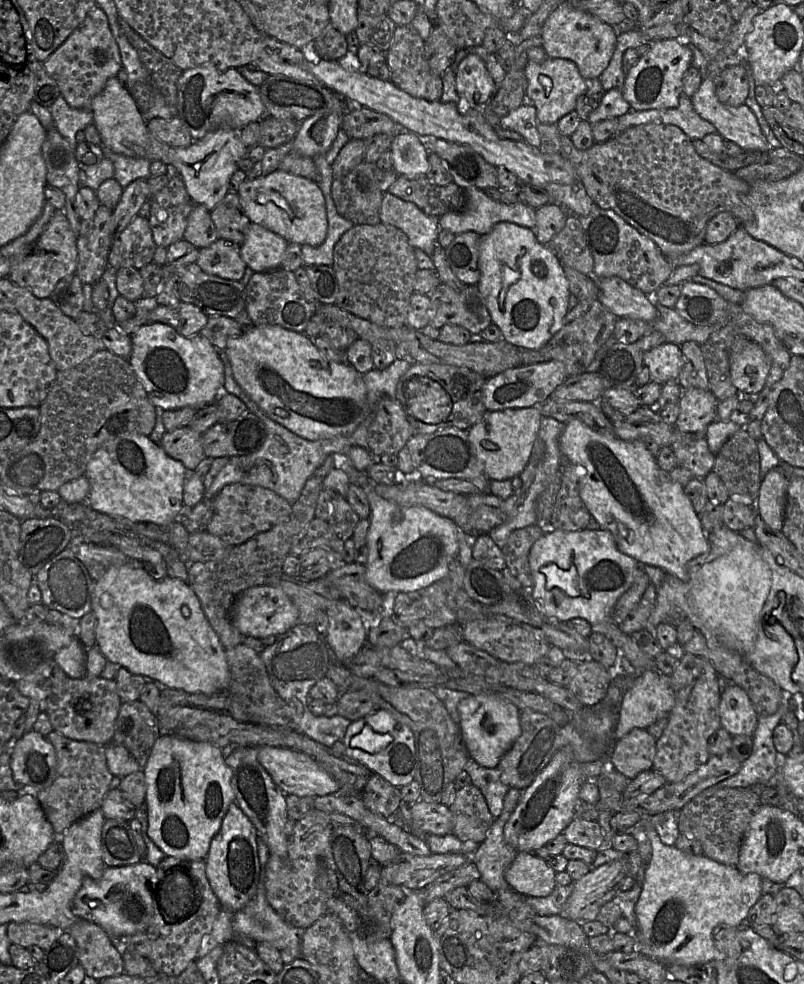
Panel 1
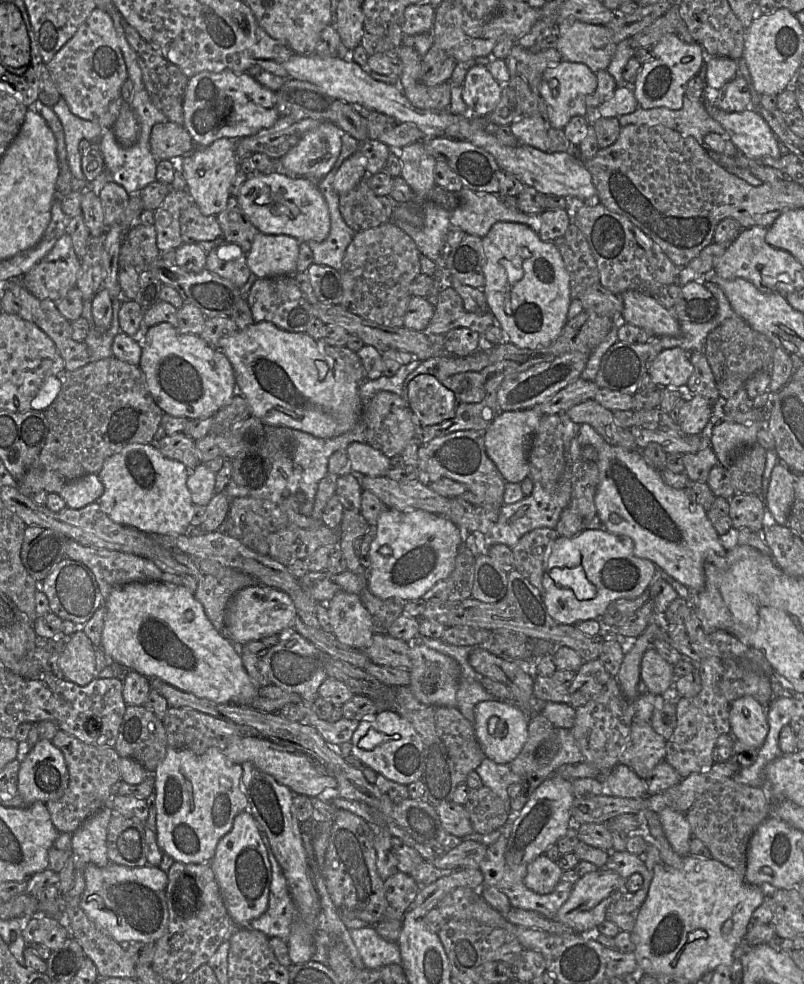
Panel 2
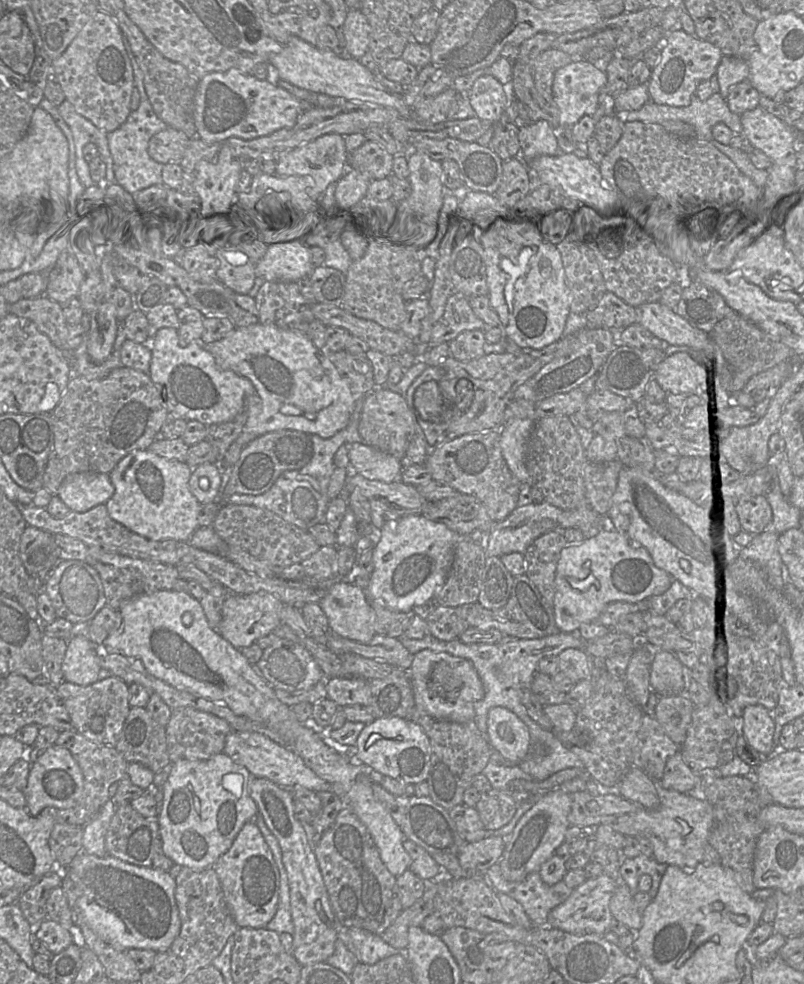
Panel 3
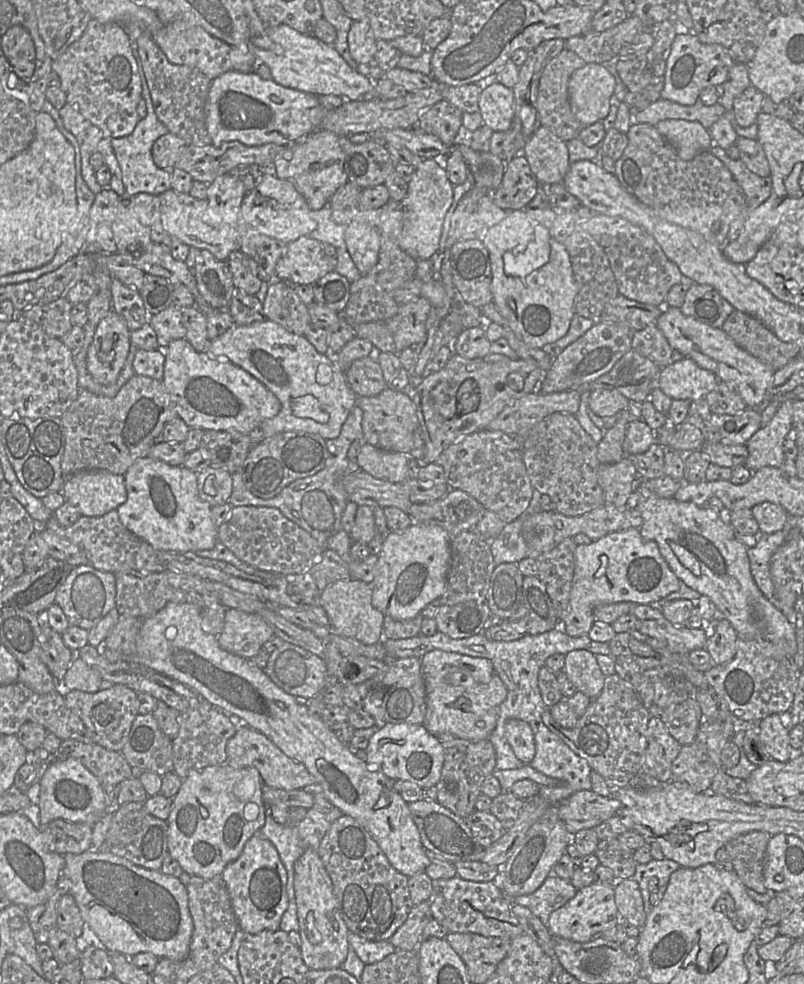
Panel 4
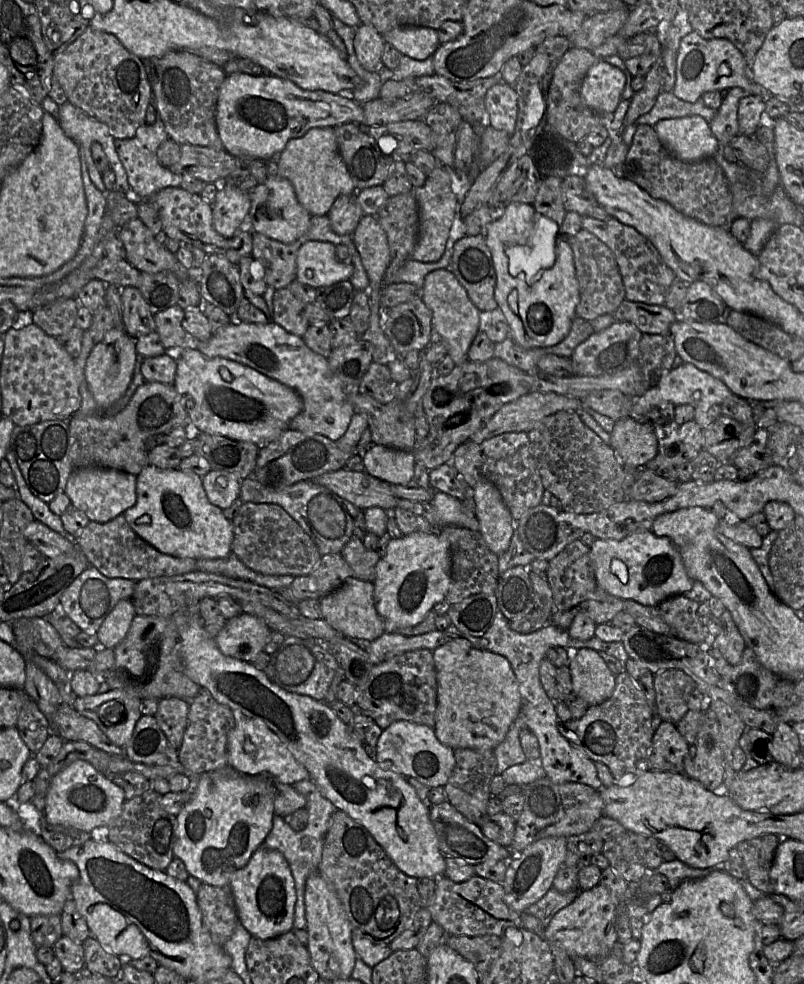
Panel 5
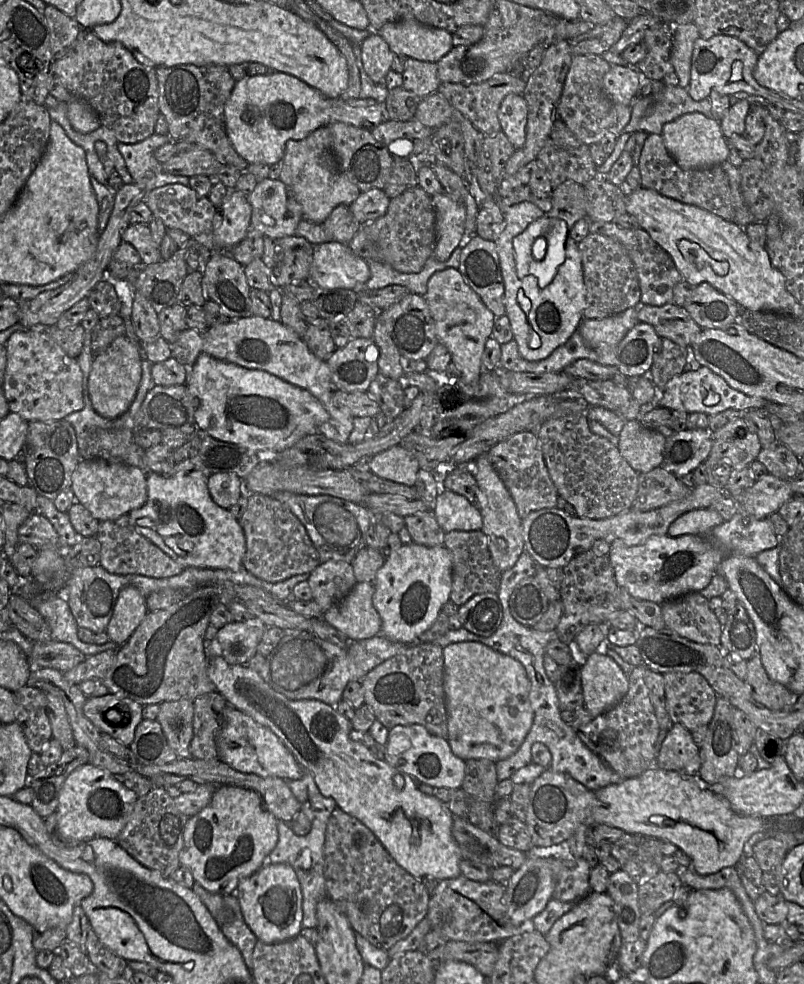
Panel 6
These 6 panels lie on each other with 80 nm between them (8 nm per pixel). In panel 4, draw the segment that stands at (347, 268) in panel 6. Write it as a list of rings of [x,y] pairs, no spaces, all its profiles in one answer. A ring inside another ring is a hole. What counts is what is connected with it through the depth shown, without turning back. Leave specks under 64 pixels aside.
[[[302,236],[287,244],[285,255],[276,264],[276,275],[289,284],[311,284],[335,271],[336,257],[327,257],[322,243]]]

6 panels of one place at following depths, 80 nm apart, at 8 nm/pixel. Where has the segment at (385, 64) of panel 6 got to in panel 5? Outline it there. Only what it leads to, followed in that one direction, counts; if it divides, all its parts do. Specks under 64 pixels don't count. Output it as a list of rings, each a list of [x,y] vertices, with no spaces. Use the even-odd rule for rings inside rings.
[[[360,24],[356,27],[353,44],[357,59],[363,69],[378,73],[384,67],[382,54],[386,42],[372,26]]]

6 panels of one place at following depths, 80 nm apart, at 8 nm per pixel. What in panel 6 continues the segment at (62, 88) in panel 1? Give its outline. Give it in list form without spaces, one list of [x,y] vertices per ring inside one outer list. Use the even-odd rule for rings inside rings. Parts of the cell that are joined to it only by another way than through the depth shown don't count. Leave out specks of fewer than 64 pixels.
[[[84,30],[62,56],[56,57],[54,75],[73,97],[86,102],[98,115],[101,124],[111,130],[119,142],[134,144],[143,141],[155,132],[160,115],[159,88],[155,69],[139,63],[133,54],[119,42],[105,42],[92,30]]]

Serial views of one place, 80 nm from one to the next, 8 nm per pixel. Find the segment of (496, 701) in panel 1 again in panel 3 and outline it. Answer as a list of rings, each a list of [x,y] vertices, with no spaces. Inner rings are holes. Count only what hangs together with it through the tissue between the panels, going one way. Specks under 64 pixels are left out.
[[[504,707],[489,710],[486,734],[492,749],[511,762],[525,760],[533,744],[527,725]]]

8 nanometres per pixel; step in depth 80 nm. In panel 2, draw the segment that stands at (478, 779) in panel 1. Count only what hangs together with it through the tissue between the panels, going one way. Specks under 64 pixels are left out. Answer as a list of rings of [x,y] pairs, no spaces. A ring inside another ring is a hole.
[[[485,758],[475,770],[481,777],[483,786],[490,788],[504,802],[510,804],[508,787],[513,783],[521,783],[522,778],[511,771],[508,764],[498,764]]]

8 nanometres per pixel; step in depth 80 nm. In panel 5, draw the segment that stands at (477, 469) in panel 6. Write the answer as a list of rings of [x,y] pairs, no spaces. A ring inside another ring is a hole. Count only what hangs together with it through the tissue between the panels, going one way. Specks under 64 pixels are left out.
[[[479,480],[473,490],[479,532],[488,548],[499,556],[509,548],[516,522],[493,483]]]

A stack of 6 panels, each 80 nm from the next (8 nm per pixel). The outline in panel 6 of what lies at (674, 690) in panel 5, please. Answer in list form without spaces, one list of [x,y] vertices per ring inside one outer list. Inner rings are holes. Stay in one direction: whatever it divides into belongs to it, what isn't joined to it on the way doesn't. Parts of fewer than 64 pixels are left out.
[[[696,672],[663,674],[666,709],[672,722],[692,731],[709,725],[718,695],[707,680]]]

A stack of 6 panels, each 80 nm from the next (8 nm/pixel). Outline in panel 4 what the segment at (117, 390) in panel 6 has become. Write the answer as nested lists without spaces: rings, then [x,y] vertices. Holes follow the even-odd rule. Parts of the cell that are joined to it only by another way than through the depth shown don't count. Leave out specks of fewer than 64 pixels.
[[[114,310],[96,326],[87,354],[87,368],[97,382],[116,383],[130,351],[130,332]]]

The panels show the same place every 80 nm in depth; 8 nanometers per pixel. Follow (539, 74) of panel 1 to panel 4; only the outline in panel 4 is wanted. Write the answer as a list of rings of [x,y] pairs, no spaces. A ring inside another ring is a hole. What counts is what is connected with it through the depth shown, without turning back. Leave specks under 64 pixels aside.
[[[586,63],[575,70],[568,83],[568,92],[573,113],[576,119],[583,125],[591,125],[603,121],[610,112],[611,98],[614,94],[616,79],[603,65],[598,63]]]

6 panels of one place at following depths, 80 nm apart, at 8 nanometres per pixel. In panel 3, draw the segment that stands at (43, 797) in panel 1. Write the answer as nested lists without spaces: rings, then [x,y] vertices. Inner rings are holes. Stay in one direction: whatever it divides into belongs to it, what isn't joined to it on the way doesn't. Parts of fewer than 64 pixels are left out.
[[[74,731],[60,732],[55,745],[67,749],[71,753],[82,771],[84,785],[77,804],[72,808],[53,809],[53,817],[59,823],[84,827],[100,812],[105,803],[111,800],[109,795],[110,786],[128,778],[127,766],[129,763],[115,748],[96,744]]]

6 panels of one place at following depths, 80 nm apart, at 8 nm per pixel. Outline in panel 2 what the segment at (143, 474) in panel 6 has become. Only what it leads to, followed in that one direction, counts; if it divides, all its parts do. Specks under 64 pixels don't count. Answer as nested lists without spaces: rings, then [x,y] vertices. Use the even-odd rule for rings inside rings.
[[[87,474],[64,485],[58,494],[68,508],[79,509],[97,502],[103,492],[98,474]]]

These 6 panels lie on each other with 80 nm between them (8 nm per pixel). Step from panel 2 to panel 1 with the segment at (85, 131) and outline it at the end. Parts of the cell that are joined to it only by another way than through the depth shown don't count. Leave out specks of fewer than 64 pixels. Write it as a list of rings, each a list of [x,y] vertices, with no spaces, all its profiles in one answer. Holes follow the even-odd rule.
[[[62,95],[55,100],[49,107],[49,111],[53,117],[54,125],[61,136],[75,150],[77,141],[76,133],[83,131],[85,127],[93,124],[93,114],[87,108],[72,108],[68,105]]]

